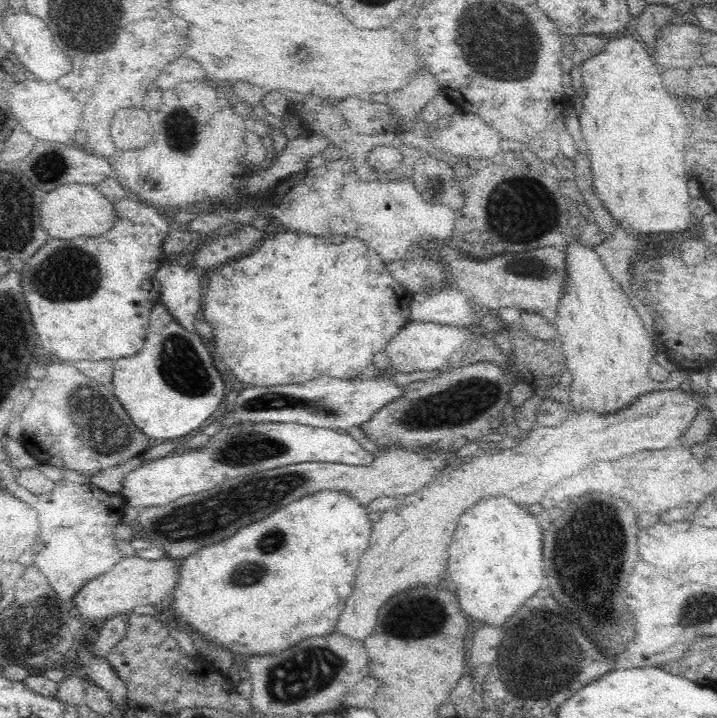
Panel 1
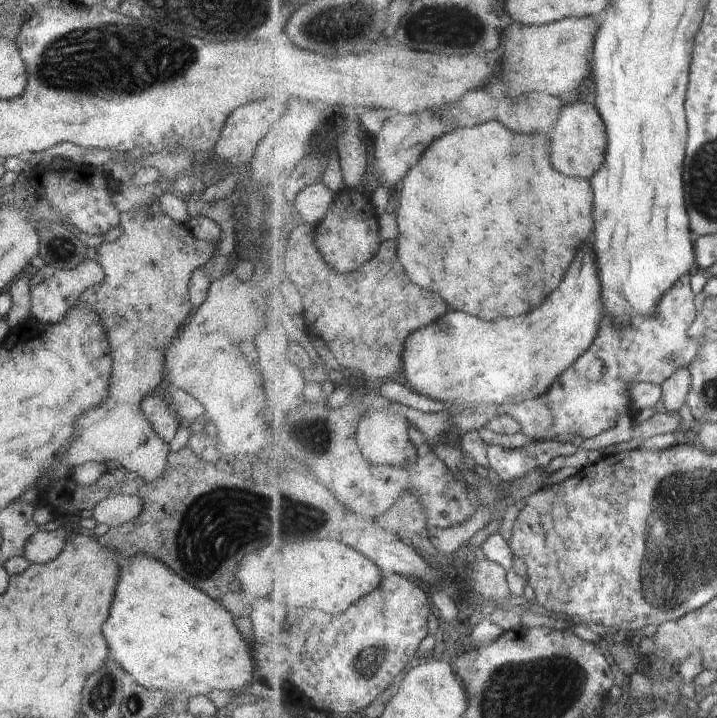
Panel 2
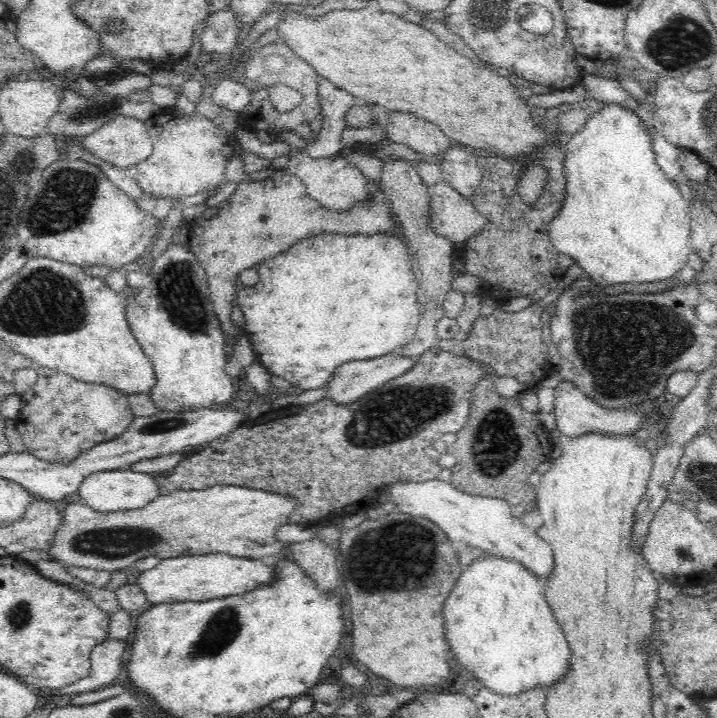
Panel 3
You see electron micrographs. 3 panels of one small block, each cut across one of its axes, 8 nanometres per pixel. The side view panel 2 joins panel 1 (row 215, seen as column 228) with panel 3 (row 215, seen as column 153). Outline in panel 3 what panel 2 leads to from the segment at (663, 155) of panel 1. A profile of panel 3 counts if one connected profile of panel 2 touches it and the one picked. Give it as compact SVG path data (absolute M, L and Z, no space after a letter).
M612 102L605 104L588 117L589 120L583 128L575 133L573 138L568 142L564 160L564 175L566 181L566 200L562 205L562 210L558 212L558 216L552 220L552 224L548 226L548 234L554 248L572 258L578 264L578 267L584 271L596 284L602 284L605 288L613 288L615 285L628 284L628 282L656 282L659 280L668 280L674 276L679 270L682 270L687 263L688 255L691 254L691 244L689 241L691 233L691 214L689 206L692 202L685 202L680 190L665 172L658 167L656 163L656 153L652 149L652 137L648 135L648 129L642 125L643 118L636 116L635 112Z

